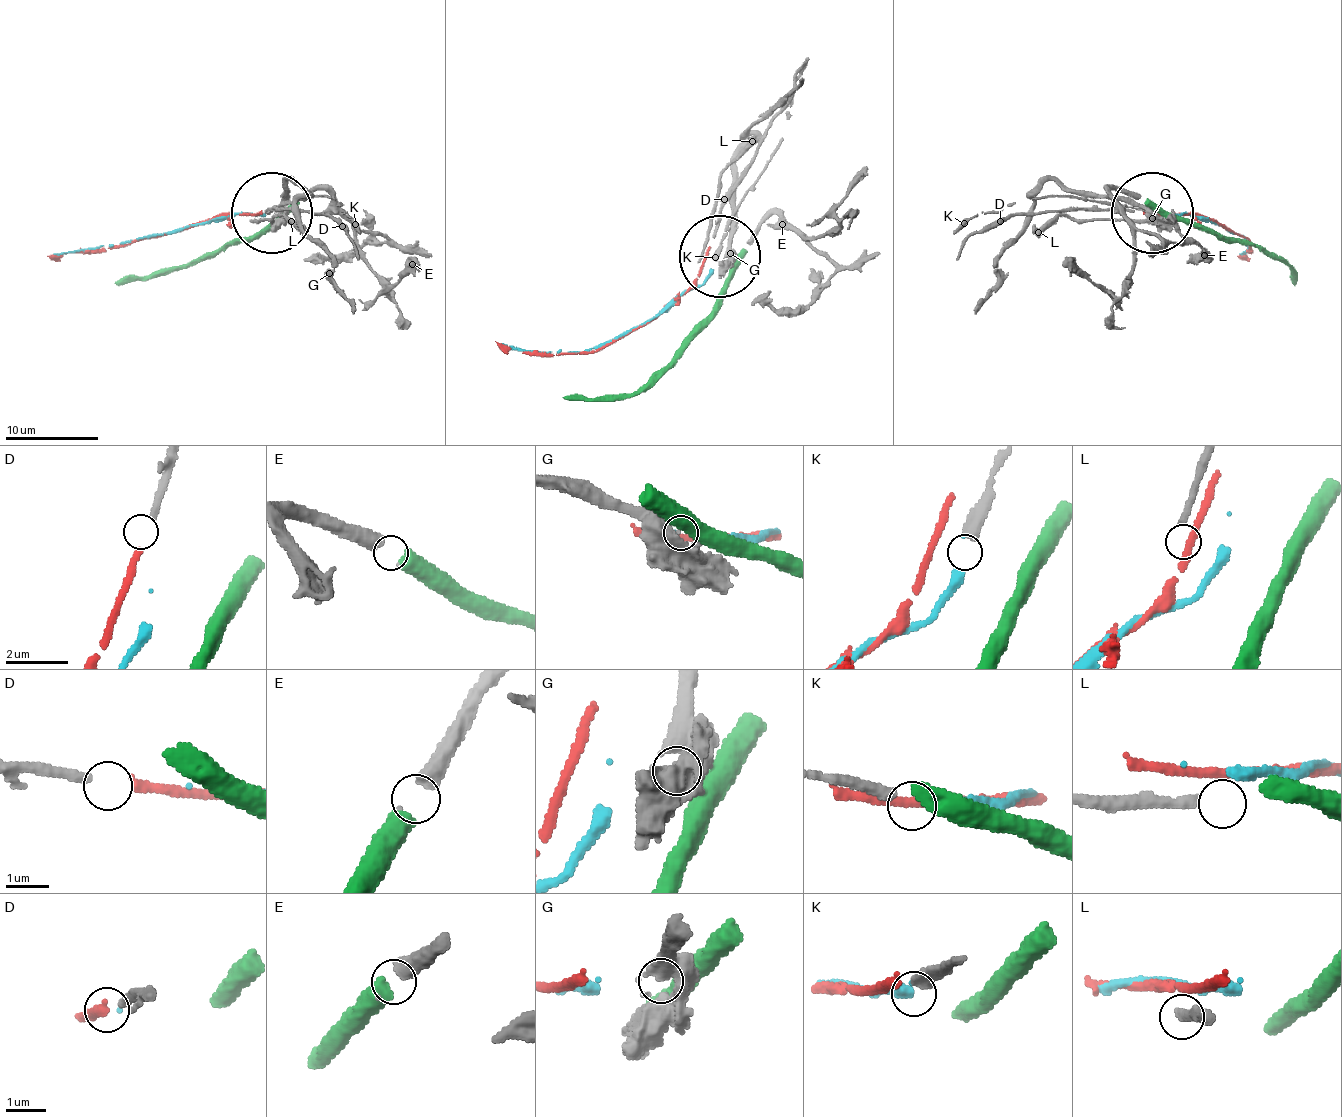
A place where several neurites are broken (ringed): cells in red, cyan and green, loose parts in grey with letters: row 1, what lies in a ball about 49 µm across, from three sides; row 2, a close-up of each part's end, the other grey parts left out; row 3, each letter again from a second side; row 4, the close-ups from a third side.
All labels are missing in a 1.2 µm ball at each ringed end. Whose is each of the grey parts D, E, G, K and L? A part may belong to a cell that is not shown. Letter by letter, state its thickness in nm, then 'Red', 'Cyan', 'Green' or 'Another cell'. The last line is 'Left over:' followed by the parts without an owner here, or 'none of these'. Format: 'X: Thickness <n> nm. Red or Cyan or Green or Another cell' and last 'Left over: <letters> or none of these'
D: Thickness 200 nm. Red
E: Thickness 440 nm. Green
G: Thickness 600 nm. Another cell
K: Thickness 320 nm. Cyan
L: Thickness 200 nm. Another cell
Left over: G, L

